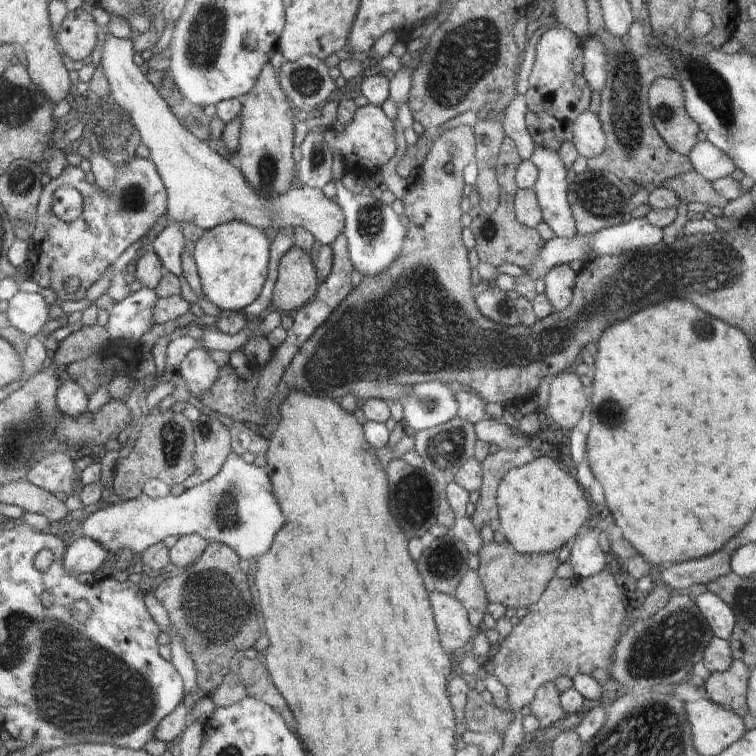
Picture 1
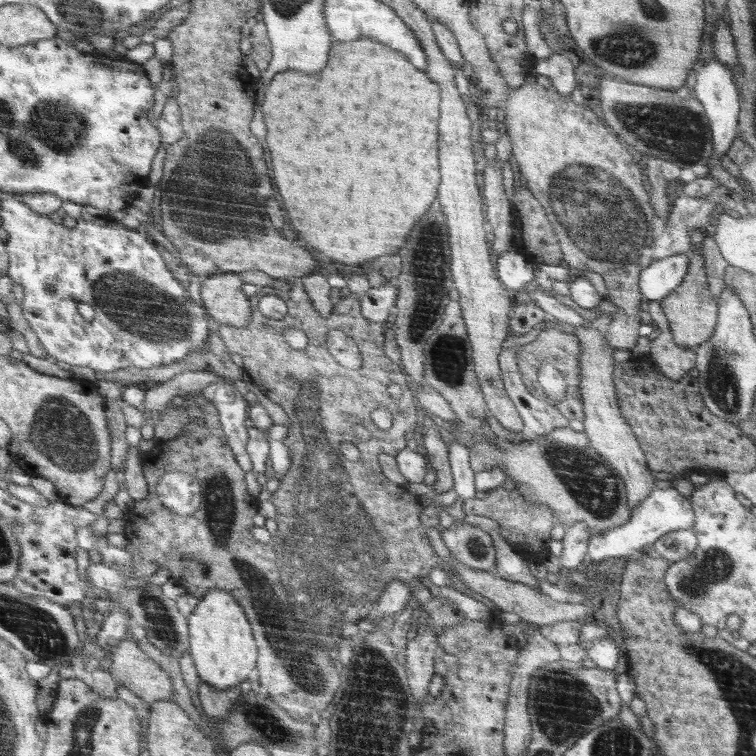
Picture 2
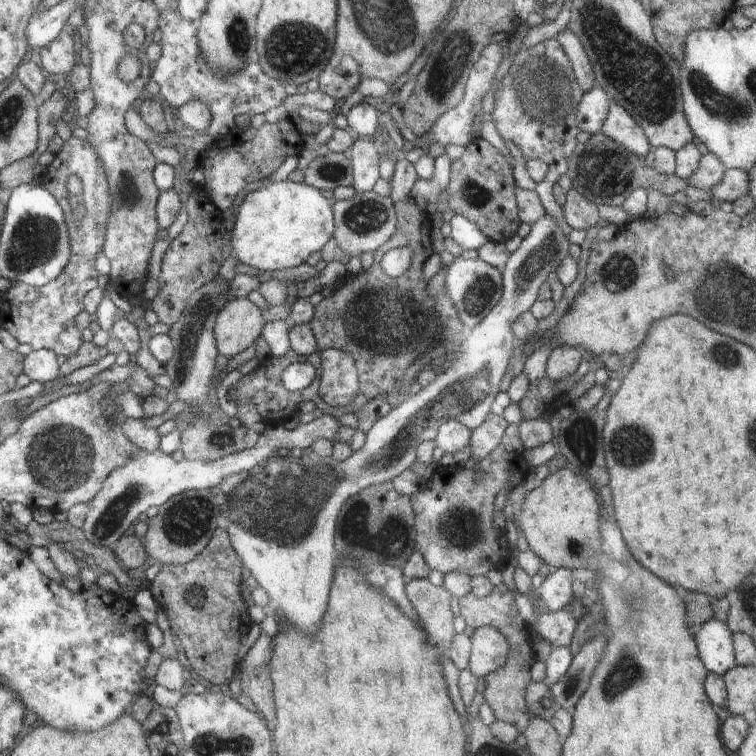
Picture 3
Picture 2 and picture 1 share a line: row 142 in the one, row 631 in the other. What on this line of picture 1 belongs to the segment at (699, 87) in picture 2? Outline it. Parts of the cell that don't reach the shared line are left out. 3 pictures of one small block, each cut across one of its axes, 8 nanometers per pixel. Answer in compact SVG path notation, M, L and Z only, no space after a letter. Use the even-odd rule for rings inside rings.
M708 590L695 595L691 592L687 594L707 618L713 634L728 640L736 626L735 616L730 607L717 594Z

